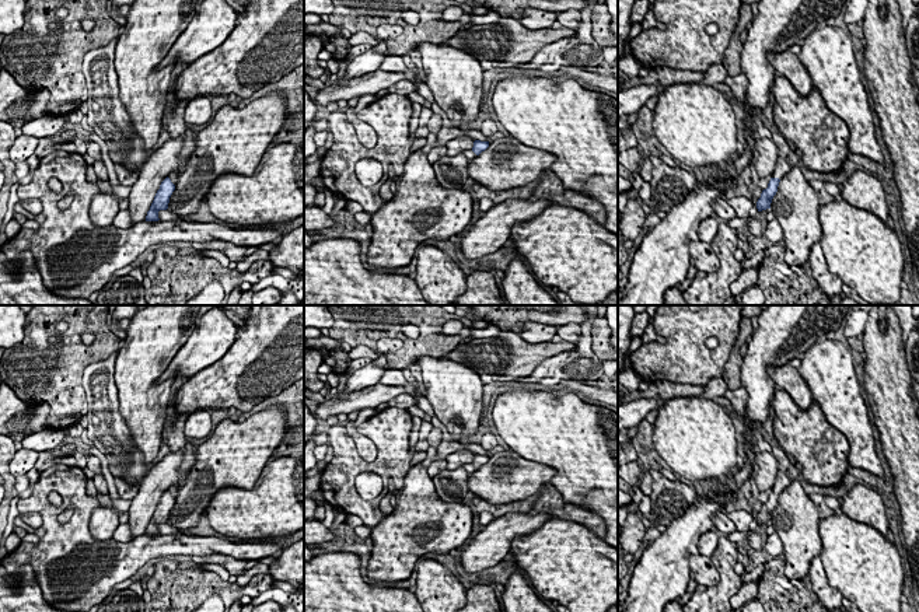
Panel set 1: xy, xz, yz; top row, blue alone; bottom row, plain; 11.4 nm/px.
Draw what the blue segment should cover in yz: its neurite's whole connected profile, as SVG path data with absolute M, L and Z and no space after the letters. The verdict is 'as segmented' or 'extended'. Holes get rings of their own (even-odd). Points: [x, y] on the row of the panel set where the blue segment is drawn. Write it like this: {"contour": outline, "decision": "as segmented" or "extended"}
{"contour": "M771 90L769 92L769 104L765 109L759 111L762 125L772 133L772 140L778 147L778 161L776 171L773 172L768 188L762 190L761 197L756 202L758 211L771 209L771 203L773 196L778 192L778 186L780 179L790 171L792 164L787 162L789 153L792 151L792 144L785 139L782 130L776 126L773 120L773 106L775 106L775 95Z", "decision": "extended"}

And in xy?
{"contour": "M167 176L157 190L154 200L150 206L150 210L147 211L146 221L158 221L158 211L167 210L170 197L172 192L175 190L175 185L171 182L171 179Z", "decision": "as segmented"}

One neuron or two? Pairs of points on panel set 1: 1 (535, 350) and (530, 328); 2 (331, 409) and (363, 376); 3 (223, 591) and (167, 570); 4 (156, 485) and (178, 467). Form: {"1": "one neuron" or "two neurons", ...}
{"1": "two neurons", "2": "two neurons", "3": "one neuron", "4": "one neuron"}

